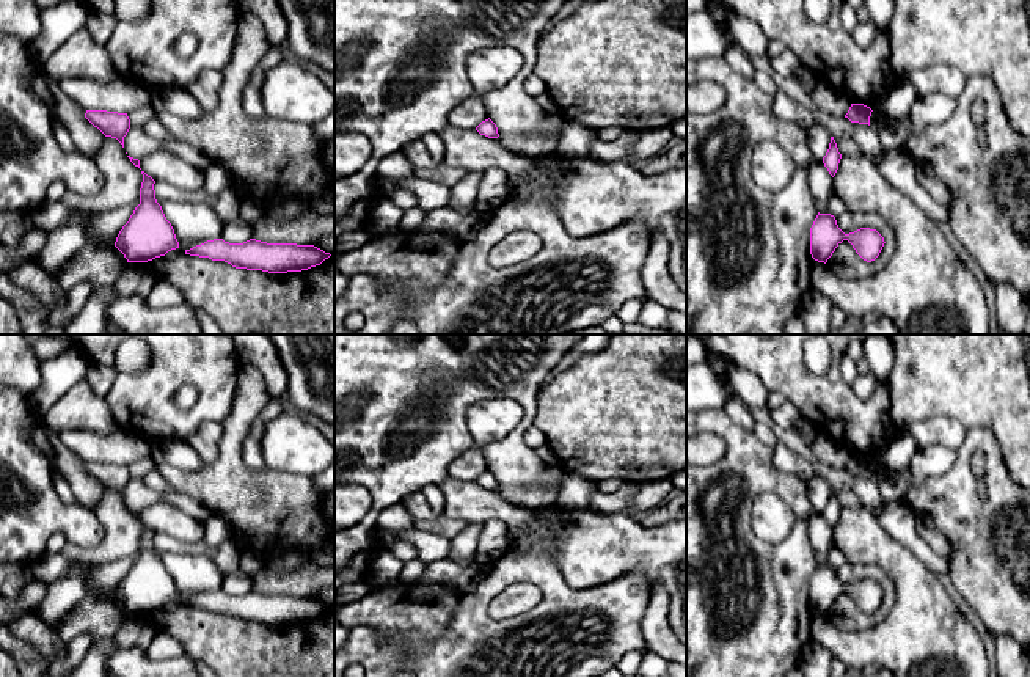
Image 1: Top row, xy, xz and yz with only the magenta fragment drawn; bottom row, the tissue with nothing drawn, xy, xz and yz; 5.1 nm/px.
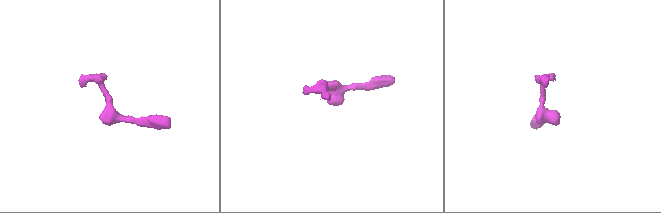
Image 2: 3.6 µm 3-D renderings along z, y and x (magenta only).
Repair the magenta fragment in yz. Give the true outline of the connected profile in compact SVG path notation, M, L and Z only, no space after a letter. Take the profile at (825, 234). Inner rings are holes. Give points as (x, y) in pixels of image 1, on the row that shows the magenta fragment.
M818 212L810 228L812 258L826 264L843 240L848 240L856 253L867 262L875 261L886 243L884 237L876 229L860 228L854 232L845 234L838 228L834 215Z

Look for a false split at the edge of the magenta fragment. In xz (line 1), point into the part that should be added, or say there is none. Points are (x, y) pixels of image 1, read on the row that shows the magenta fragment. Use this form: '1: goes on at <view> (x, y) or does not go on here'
1: does not go on here

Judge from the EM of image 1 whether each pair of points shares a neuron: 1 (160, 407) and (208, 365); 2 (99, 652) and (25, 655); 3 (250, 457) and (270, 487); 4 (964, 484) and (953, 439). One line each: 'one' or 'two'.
1: one
2: two
3: two
4: two

